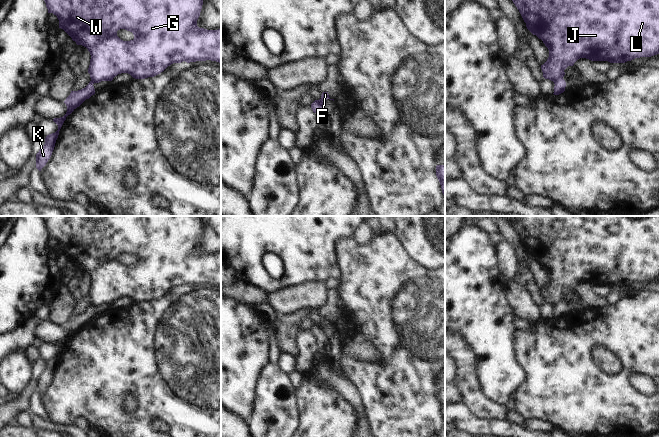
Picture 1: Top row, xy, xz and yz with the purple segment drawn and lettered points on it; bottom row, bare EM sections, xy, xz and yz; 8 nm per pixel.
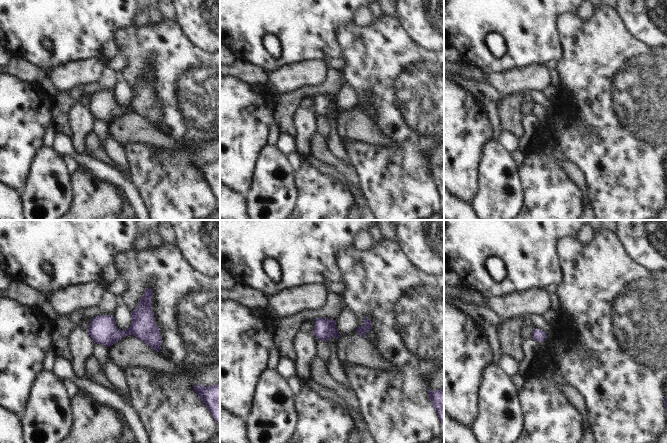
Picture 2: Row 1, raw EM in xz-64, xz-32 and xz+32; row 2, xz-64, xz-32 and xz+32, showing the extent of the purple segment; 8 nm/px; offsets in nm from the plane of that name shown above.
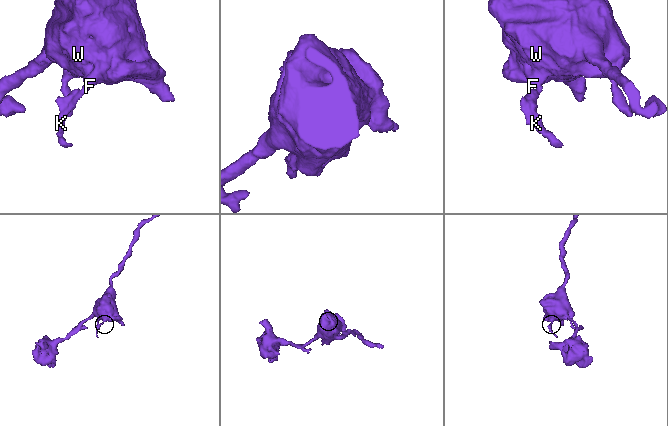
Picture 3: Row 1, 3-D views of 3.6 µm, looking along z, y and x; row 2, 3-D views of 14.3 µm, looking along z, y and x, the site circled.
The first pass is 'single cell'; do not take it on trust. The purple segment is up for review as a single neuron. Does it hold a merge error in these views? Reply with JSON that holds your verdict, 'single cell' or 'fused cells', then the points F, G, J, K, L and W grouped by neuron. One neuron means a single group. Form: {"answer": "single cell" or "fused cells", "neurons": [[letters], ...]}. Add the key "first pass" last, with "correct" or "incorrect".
{"answer": "fused cells", "neurons": [["F", "G", "J", "L", "W"], ["K"]], "first pass": "incorrect"}

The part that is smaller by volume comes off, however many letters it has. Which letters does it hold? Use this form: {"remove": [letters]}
{"remove": ["K"]}

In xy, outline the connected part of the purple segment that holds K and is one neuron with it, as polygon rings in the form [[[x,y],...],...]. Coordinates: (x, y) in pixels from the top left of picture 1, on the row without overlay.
[[[91,304],[85,312],[78,315],[71,315],[70,319],[64,325],[67,330],[66,338],[63,341],[53,343],[53,345],[58,349],[58,354],[55,357],[46,360],[44,370],[36,378],[36,392],[39,395],[41,395],[50,383],[59,359],[59,355],[66,344],[66,341],[70,339],[77,331],[79,331],[86,323],[89,323],[95,318],[93,308],[94,306]]]

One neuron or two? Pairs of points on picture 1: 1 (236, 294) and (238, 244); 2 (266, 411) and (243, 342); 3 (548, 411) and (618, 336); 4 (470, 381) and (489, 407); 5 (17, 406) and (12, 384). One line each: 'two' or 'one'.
1: two
2: two
3: one
4: one
5: two

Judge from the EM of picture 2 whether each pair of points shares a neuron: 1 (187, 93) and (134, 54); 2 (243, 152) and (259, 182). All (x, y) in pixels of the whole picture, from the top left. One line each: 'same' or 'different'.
1: same
2: different

